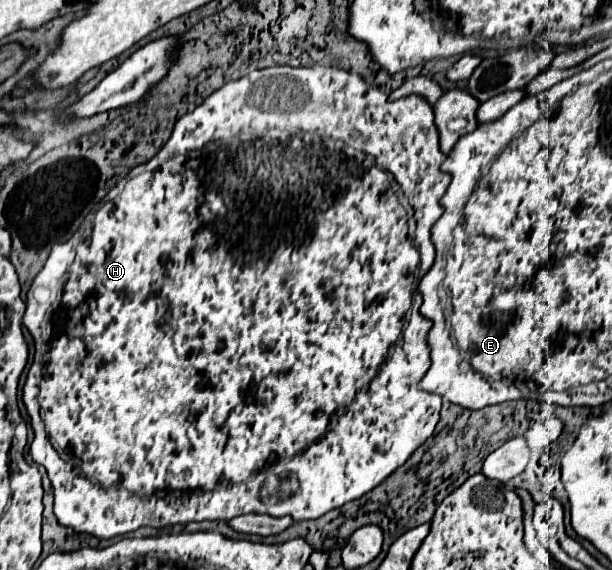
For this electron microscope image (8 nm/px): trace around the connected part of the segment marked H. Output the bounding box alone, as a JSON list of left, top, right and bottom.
[22,67,450,539]

